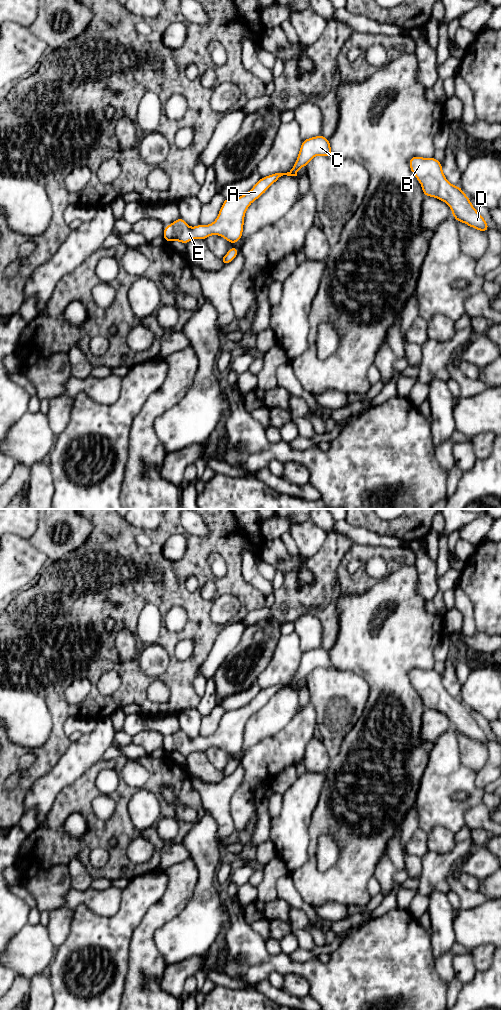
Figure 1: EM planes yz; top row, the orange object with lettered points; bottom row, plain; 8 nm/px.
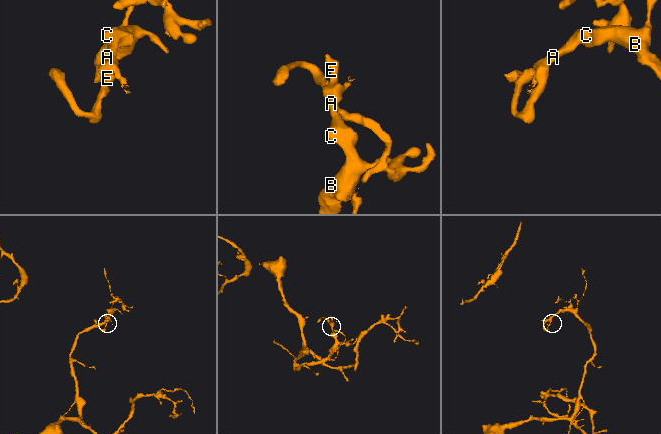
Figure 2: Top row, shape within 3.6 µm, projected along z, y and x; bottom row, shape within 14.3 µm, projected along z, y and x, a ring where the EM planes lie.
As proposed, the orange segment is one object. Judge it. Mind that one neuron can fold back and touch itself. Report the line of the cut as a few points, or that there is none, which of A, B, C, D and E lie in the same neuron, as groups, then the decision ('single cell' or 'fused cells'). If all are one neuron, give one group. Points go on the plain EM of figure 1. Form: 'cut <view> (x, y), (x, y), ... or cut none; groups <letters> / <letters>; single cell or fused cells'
cut none; groups A B C D E; single cell

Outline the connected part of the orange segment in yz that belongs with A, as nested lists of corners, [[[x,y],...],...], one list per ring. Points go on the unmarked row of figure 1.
[[[323,647],[314,648],[302,653],[297,672],[287,685],[275,685],[260,690],[250,703],[236,710],[224,711],[218,728],[209,737],[198,736],[190,739],[182,730],[178,730],[164,740],[163,749],[167,755],[179,753],[187,756],[193,751],[206,752],[211,747],[218,747],[230,755],[238,754],[243,746],[244,729],[250,716],[263,707],[281,688],[297,688],[298,682],[306,679],[316,668],[332,667],[330,652]]]

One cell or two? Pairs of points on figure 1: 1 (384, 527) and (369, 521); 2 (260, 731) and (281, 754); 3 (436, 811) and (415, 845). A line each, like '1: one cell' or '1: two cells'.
1: one cell
2: two cells
3: two cells

